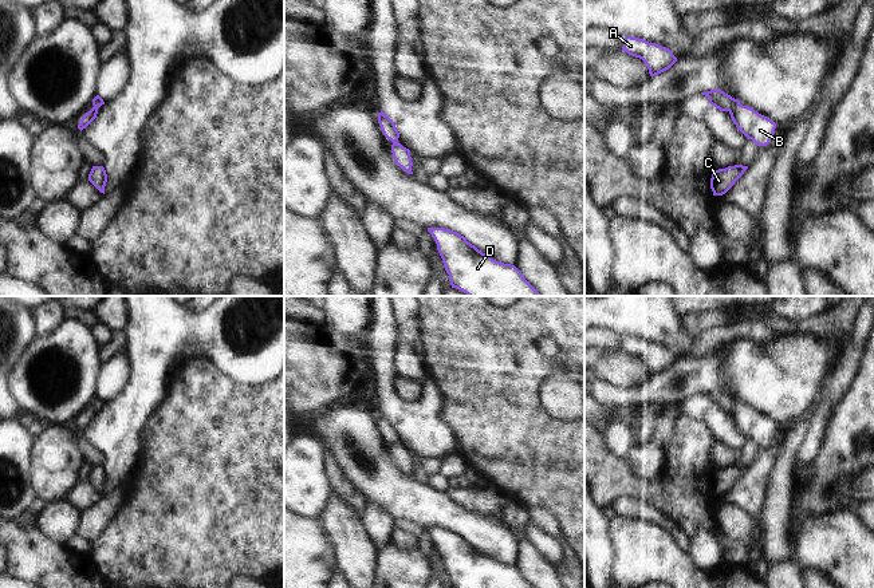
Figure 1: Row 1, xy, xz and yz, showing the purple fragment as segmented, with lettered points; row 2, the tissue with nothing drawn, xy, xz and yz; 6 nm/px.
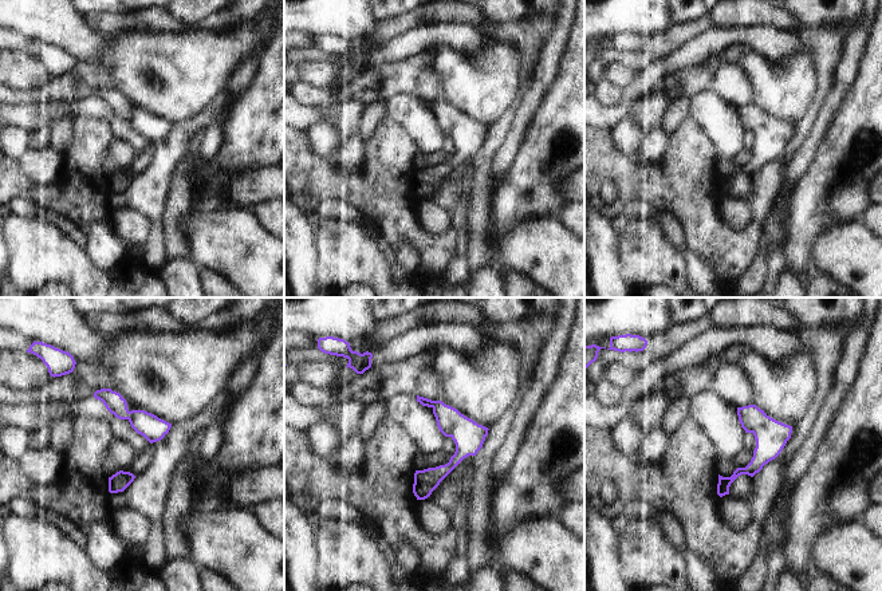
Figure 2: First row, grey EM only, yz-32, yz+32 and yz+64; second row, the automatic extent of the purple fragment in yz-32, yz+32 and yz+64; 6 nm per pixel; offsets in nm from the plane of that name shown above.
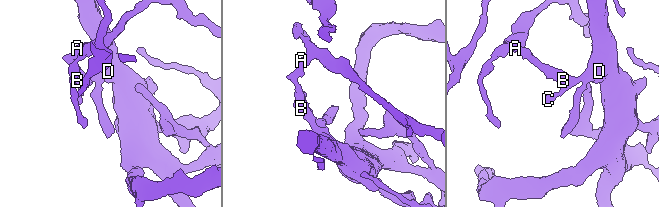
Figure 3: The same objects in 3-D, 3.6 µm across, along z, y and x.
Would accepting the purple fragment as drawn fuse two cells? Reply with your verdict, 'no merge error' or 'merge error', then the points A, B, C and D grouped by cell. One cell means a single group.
no merge error | A B C D

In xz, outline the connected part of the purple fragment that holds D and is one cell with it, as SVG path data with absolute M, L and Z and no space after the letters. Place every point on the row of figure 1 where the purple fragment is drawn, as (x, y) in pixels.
M428 228L442 259L452 288L468 296L540 296L511 264L496 261L445 228Z

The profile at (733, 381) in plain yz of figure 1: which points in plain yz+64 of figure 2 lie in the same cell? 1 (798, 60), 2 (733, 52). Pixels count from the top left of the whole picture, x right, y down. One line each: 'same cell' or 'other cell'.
1: same cell
2: other cell

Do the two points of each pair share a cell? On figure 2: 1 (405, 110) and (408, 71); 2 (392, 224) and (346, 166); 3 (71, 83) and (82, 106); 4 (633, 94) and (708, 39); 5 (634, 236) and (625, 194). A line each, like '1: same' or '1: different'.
1: different
2: different
3: different
4: same
5: different

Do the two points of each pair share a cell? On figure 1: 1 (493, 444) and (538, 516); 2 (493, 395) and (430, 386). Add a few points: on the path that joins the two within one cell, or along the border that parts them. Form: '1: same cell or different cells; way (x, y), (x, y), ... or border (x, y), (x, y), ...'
1: different cells; border (527, 506), (544, 506), (559, 524)
2: different cells; border (433, 378), (445, 399), (443, 411), (445, 418)

